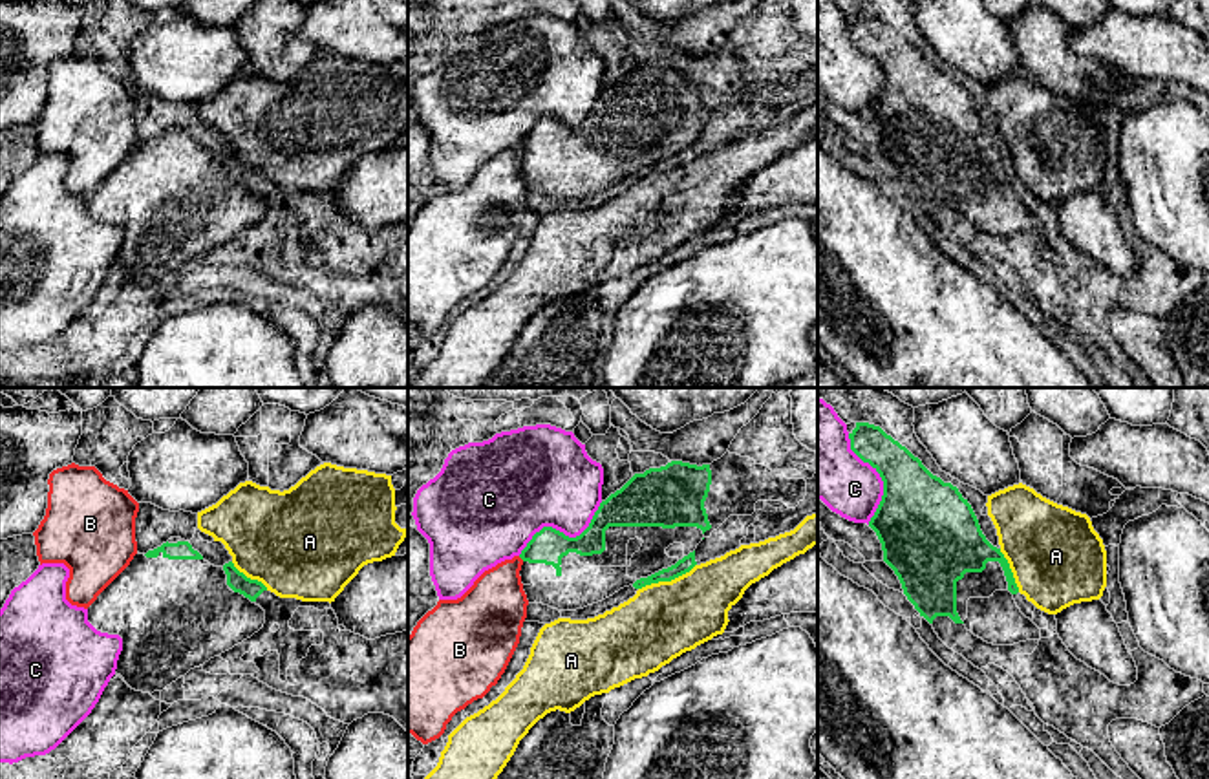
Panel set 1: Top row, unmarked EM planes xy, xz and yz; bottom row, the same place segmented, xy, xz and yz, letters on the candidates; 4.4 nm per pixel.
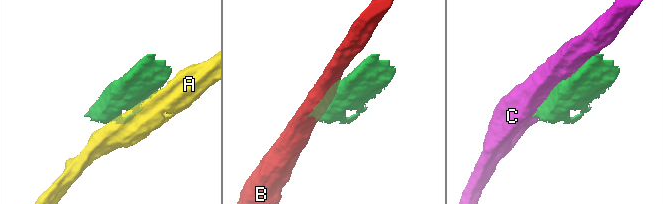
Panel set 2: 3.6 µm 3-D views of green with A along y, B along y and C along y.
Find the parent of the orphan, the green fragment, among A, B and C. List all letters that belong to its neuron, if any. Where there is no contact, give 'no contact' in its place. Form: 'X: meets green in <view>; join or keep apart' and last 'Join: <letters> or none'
A: meets green in xz; keep apart
B: meets green in xz; keep apart
C: meets green in xz; keep apart
Join: none

